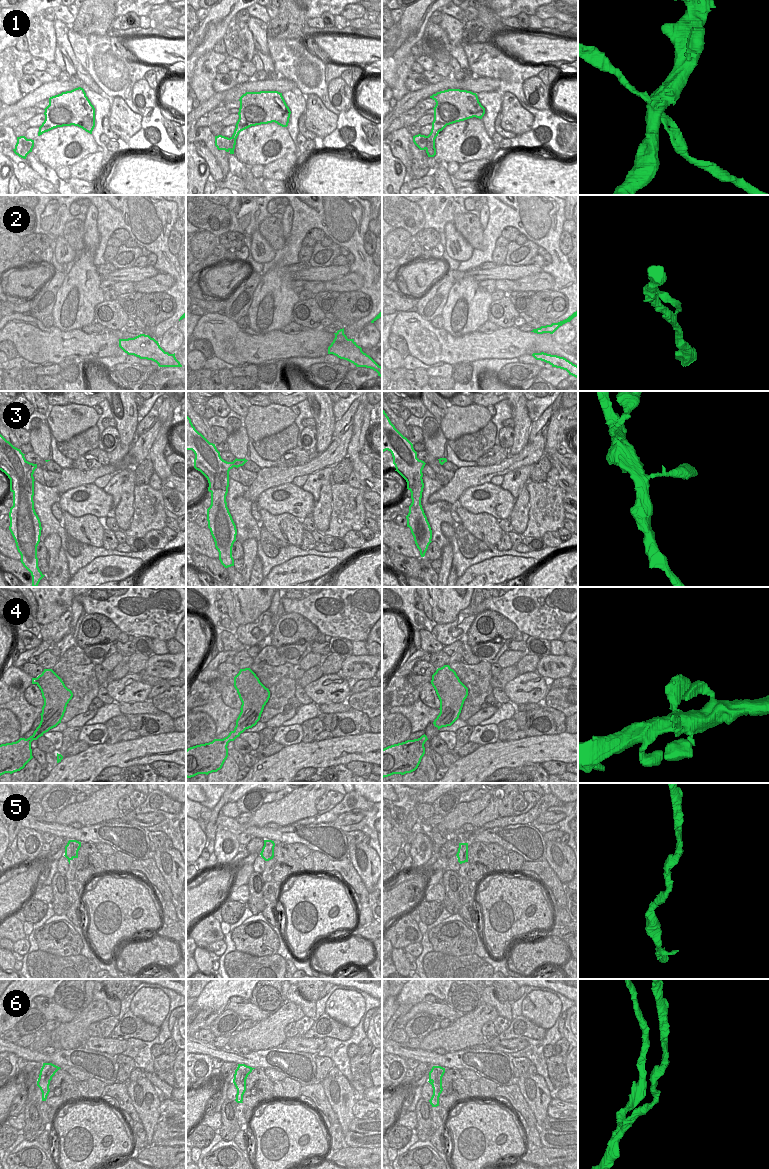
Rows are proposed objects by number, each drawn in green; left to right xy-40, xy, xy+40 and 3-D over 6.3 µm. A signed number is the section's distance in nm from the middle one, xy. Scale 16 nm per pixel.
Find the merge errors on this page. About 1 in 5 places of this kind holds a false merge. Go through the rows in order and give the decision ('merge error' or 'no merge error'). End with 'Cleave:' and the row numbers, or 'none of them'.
1: merge error
2: no merge error
3: no merge error
4: no merge error
5: no merge error
6: merge error
Cleave: 1, 6

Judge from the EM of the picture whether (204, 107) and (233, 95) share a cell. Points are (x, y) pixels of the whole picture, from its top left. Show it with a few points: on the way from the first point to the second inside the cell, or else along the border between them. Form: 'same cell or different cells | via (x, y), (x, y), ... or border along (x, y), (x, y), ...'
different cells | border along (227, 91), (224, 99), (218, 105)

